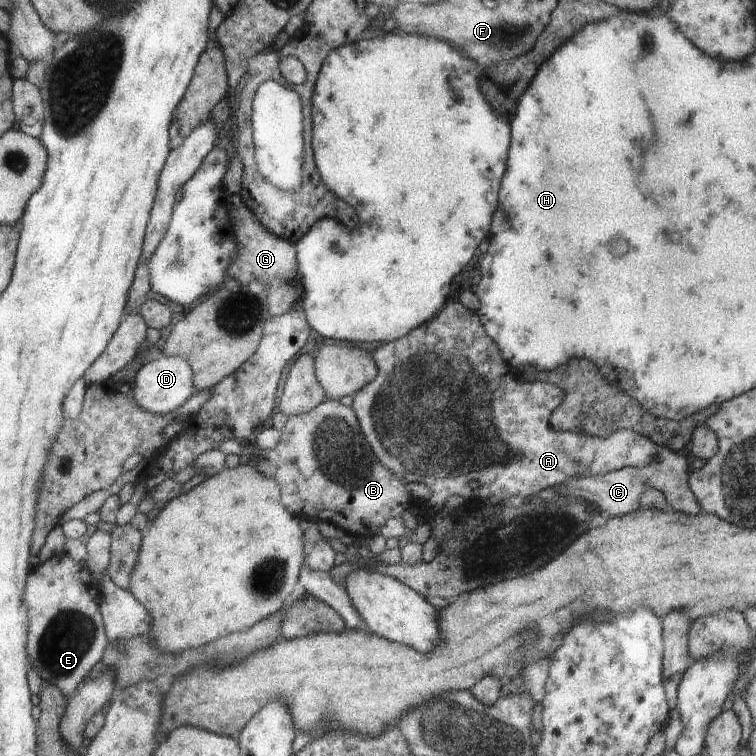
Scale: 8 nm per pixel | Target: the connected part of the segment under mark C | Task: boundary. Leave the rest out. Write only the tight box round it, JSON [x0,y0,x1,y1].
[558,443,701,517]

